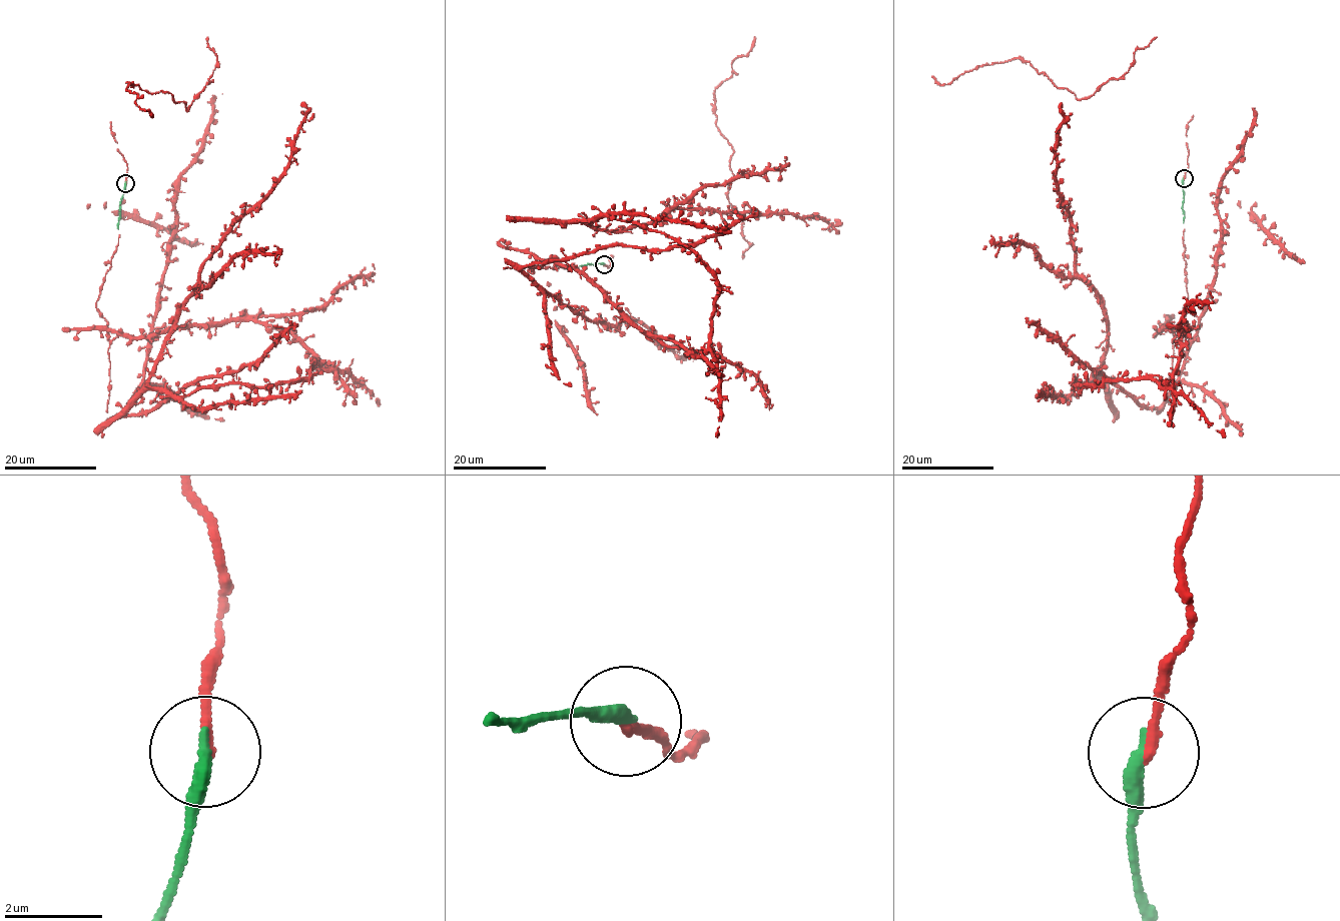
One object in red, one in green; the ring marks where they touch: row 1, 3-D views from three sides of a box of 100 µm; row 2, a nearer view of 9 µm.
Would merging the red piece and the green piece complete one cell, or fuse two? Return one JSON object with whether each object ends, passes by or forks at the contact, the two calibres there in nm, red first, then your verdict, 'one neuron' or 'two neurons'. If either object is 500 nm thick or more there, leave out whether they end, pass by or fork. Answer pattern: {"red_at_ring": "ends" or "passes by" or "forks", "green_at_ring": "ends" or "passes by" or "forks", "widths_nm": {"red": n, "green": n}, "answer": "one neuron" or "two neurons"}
{"red_at_ring": "ends", "green_at_ring": "ends", "widths_nm": {"red": 220, "green": 320}, "answer": "one neuron"}

